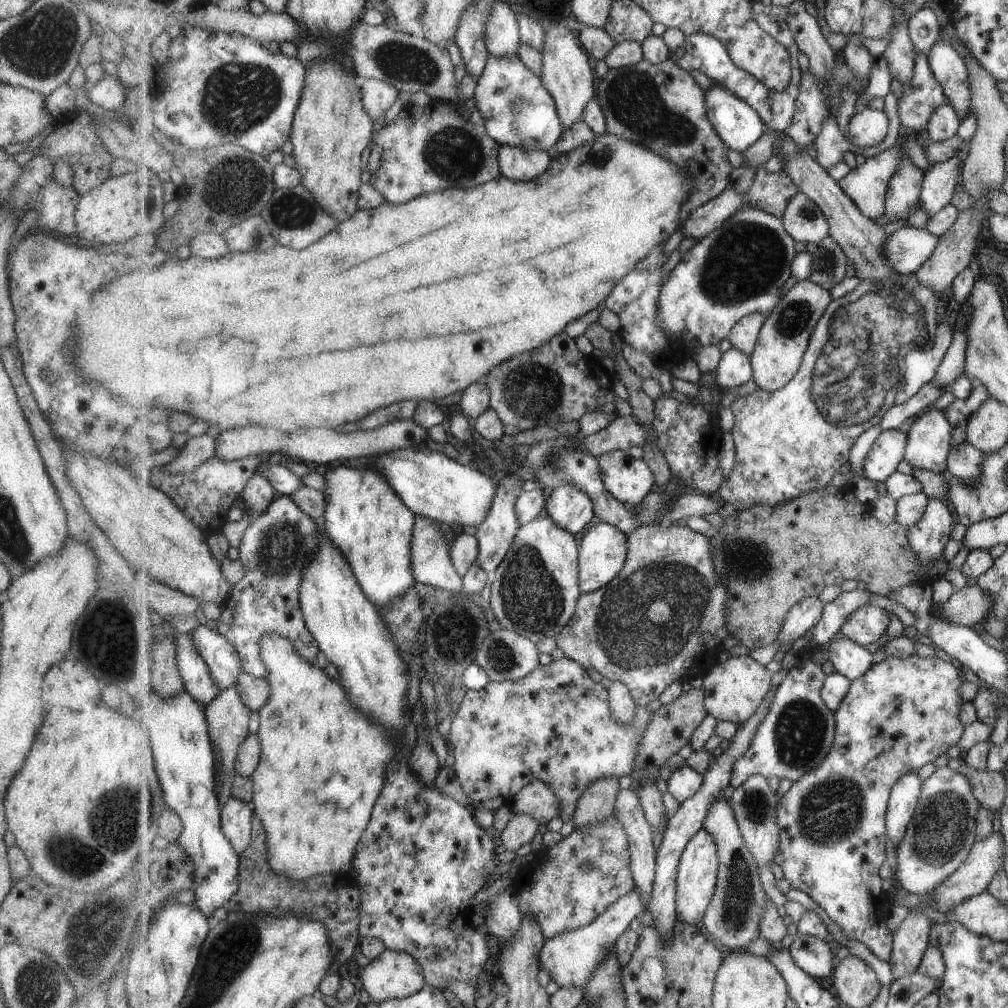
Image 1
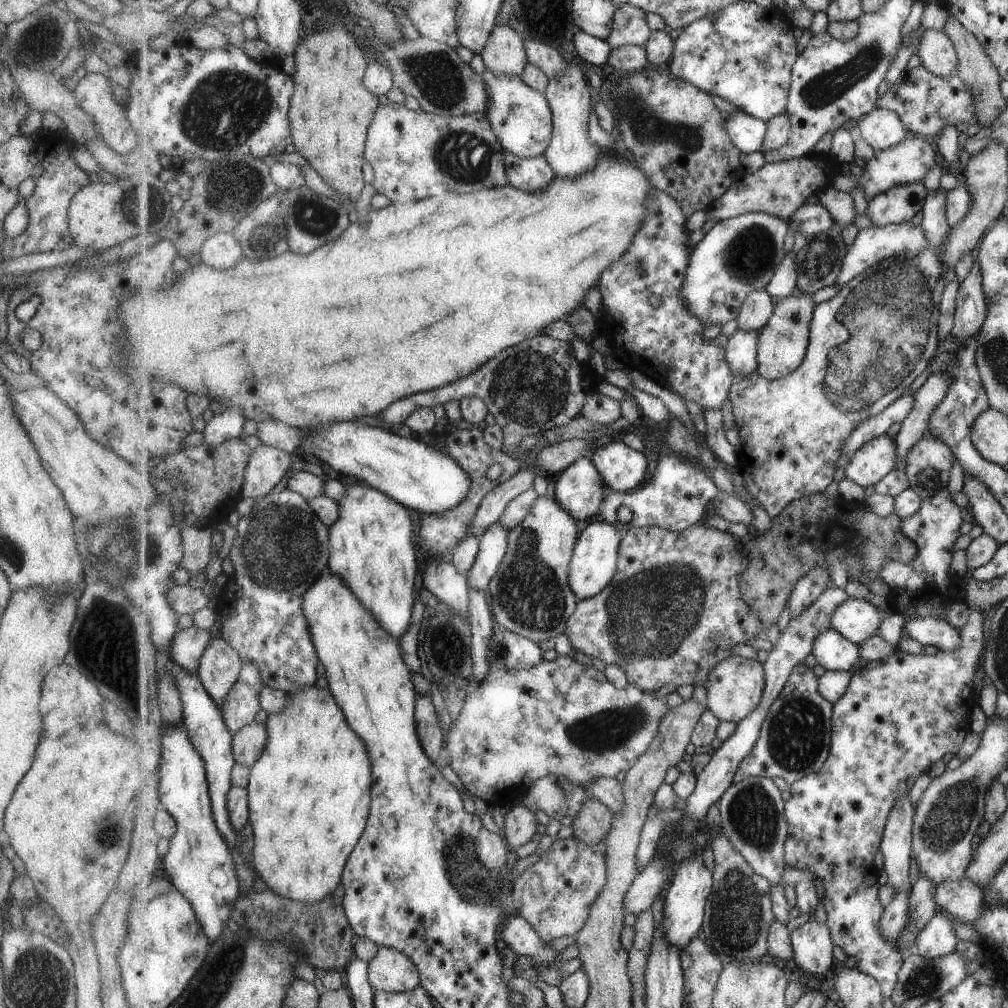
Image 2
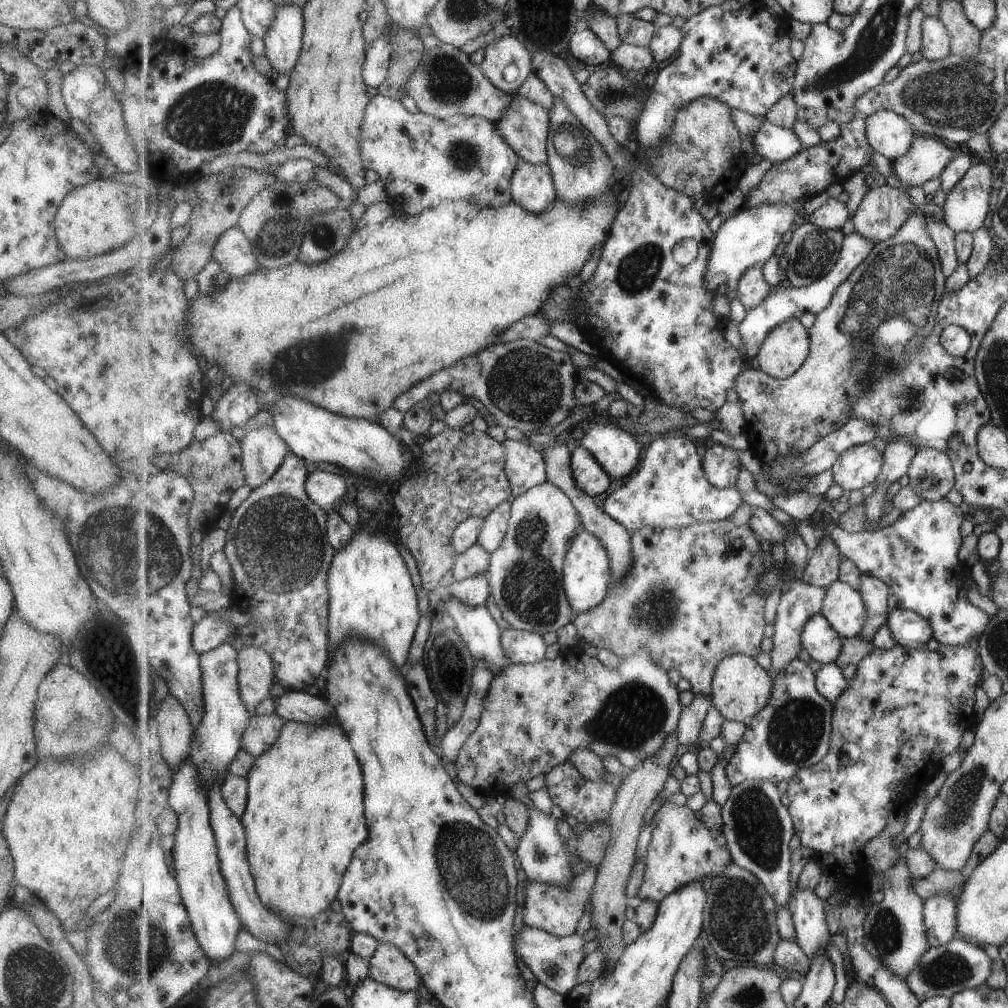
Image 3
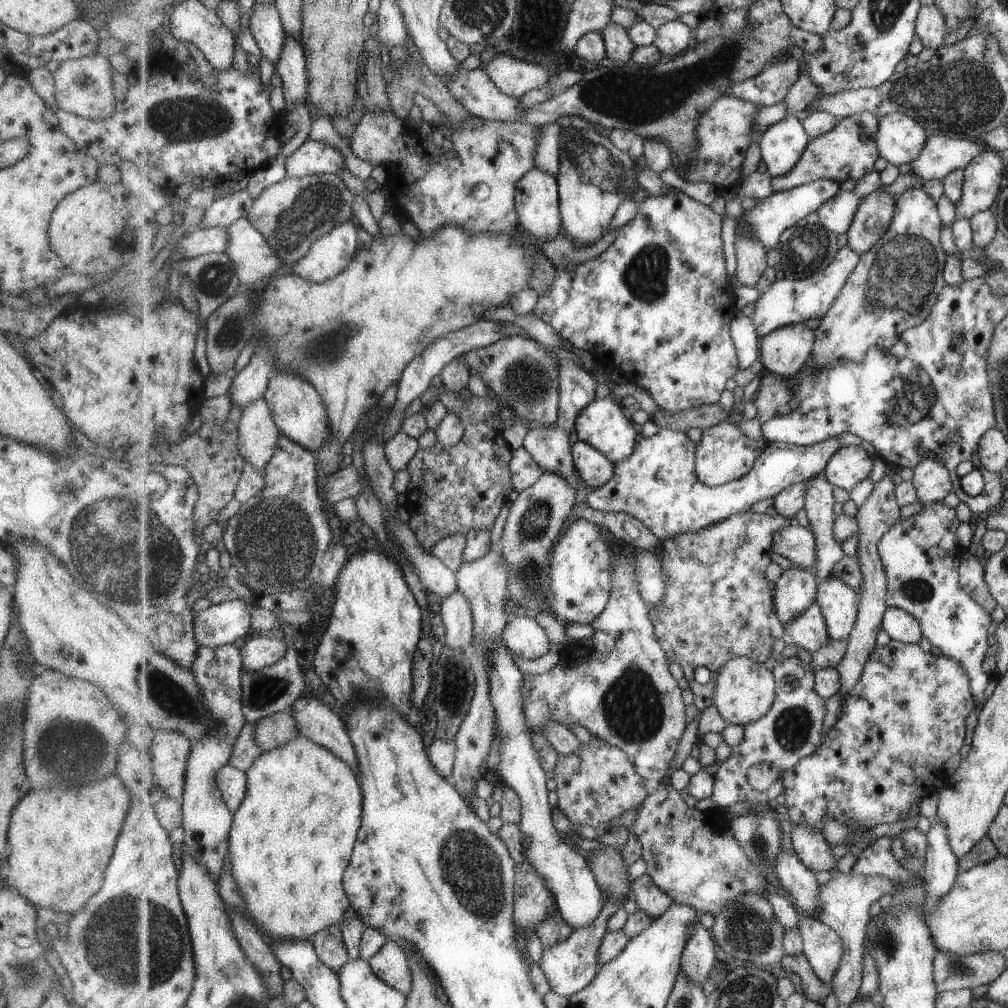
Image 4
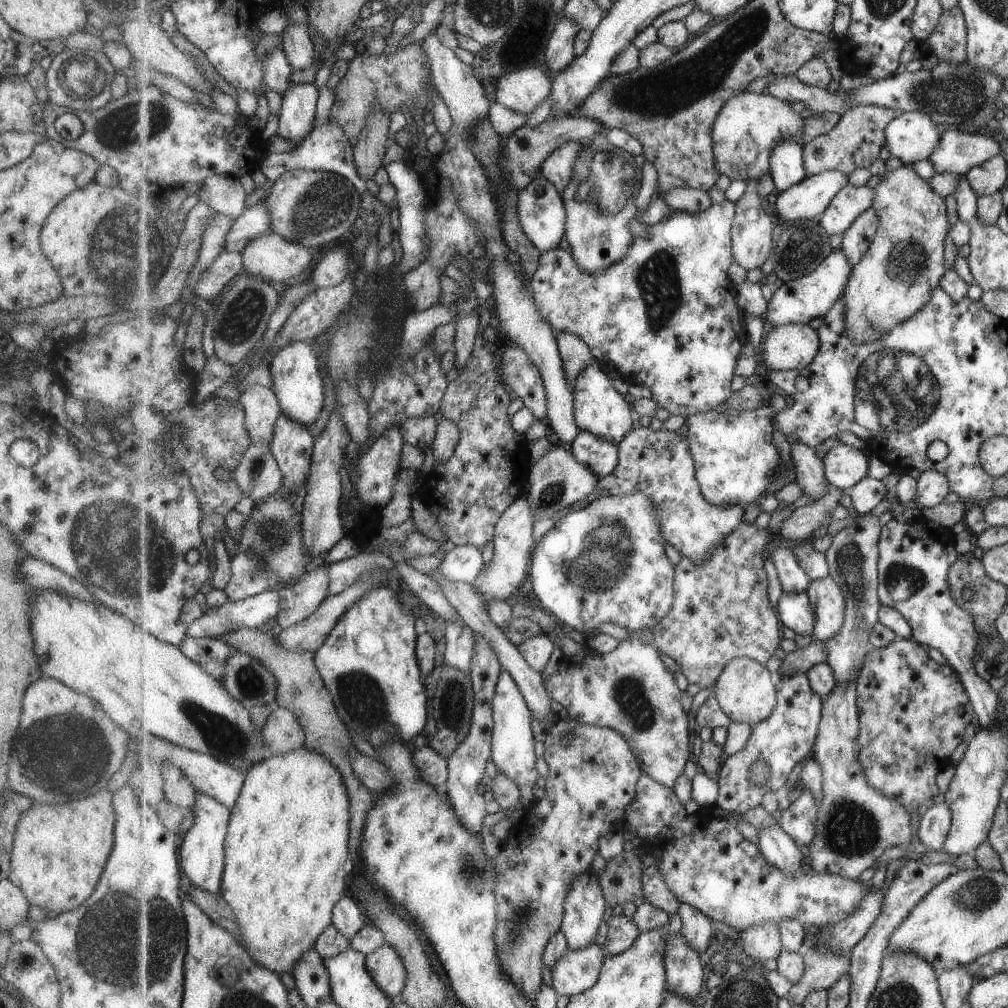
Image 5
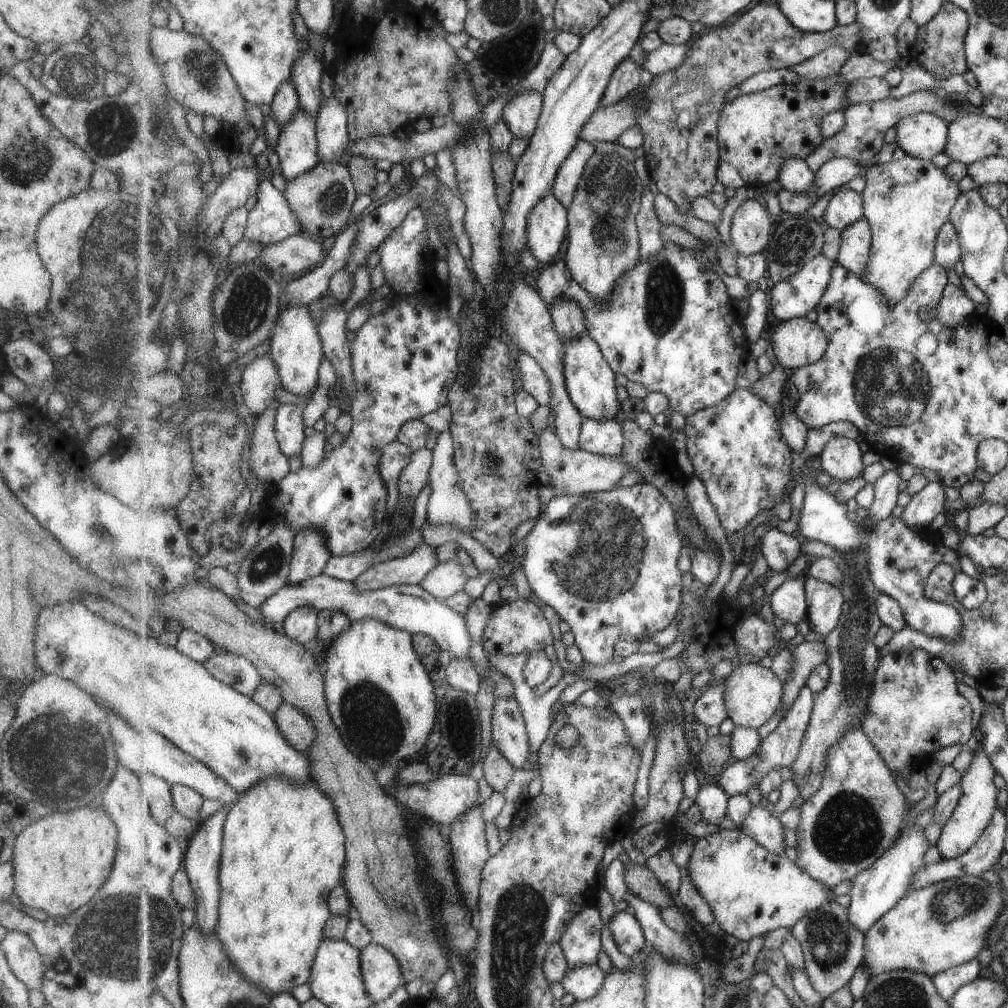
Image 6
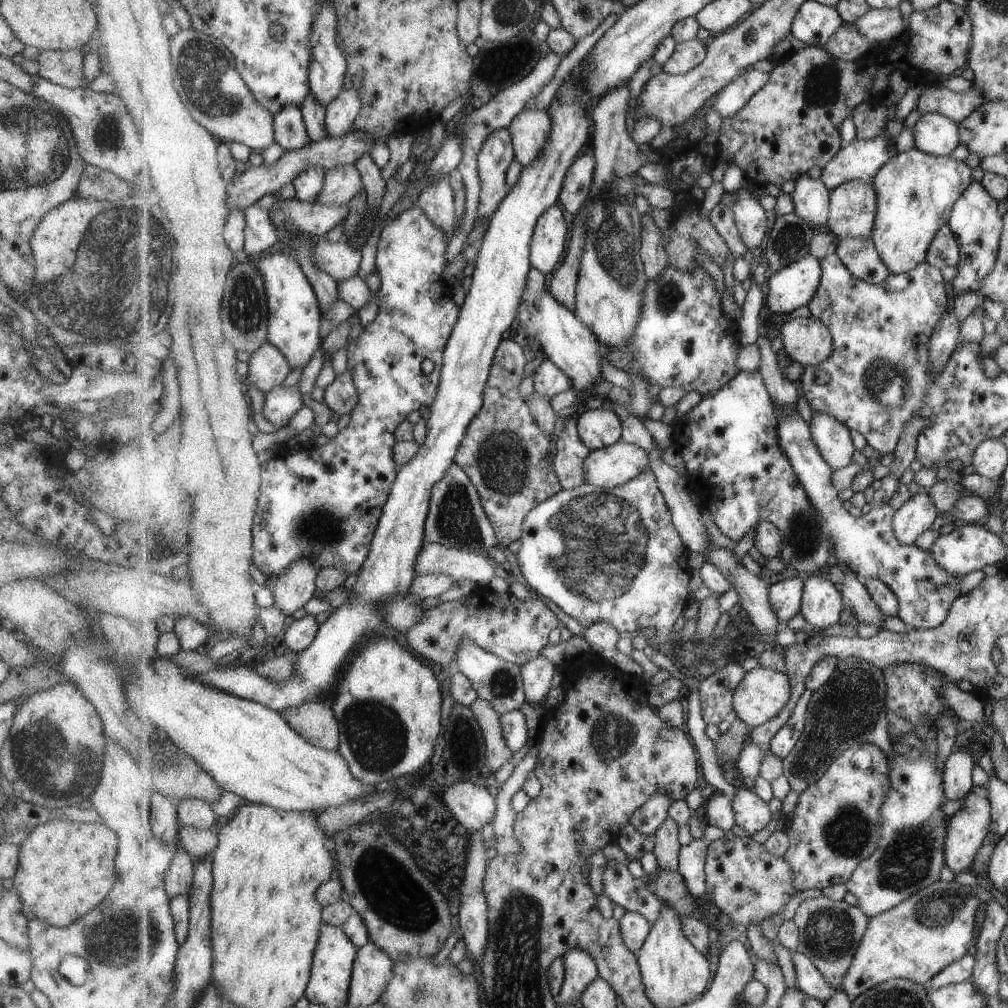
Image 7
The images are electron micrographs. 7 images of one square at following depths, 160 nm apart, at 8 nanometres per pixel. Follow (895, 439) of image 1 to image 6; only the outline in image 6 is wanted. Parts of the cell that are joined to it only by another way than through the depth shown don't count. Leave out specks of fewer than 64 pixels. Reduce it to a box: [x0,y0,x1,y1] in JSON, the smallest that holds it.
[821,437,865,481]

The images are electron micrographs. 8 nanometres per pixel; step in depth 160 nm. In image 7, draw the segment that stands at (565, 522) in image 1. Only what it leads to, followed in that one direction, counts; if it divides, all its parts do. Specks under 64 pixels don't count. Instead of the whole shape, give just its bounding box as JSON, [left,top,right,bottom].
[578,406,624,451]

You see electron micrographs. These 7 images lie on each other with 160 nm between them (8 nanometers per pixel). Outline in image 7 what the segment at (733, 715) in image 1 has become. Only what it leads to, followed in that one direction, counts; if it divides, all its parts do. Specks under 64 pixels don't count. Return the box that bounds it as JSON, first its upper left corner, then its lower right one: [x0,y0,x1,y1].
[734,666,792,730]

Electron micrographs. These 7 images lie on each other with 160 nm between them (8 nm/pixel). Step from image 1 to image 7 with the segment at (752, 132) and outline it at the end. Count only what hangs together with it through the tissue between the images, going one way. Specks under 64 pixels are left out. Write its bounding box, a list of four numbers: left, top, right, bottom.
[791,173,830,230]

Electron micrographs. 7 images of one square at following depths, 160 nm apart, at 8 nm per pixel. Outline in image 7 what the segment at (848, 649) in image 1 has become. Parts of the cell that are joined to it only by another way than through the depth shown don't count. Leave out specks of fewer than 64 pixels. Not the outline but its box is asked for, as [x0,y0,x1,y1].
[770,576,805,621]

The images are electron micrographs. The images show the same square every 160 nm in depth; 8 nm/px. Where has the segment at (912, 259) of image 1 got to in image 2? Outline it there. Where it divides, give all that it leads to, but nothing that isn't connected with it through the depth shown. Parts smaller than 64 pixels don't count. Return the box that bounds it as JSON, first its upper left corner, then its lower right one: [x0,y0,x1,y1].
[836,222,930,288]

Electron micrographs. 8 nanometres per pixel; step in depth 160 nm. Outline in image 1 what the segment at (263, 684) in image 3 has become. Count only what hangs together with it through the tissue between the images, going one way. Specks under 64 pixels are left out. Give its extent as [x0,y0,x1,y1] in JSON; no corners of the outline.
[206,686,253,806]

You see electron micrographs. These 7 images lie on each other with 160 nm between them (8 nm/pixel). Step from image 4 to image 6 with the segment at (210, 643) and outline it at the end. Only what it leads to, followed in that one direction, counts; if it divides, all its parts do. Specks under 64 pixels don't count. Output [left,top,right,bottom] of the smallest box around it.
[258,574,469,658]

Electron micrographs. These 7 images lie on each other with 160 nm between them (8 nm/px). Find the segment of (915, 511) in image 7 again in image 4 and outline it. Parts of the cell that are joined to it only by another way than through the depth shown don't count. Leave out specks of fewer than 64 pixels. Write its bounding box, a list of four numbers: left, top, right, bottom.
[912,457,953,504]

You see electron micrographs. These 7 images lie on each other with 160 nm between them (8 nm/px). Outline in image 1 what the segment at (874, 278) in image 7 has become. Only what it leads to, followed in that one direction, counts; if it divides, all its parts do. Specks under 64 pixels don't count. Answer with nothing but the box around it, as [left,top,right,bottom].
[885,158,926,218]

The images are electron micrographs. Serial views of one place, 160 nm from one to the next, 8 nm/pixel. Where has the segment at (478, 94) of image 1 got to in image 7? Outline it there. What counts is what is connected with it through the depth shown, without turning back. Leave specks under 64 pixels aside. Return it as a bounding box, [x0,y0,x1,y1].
[560,149,596,216]

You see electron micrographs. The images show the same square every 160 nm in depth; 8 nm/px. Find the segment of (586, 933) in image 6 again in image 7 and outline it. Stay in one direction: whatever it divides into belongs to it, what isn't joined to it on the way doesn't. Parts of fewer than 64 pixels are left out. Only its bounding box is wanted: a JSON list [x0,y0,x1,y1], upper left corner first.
[557,947,600,1005]

